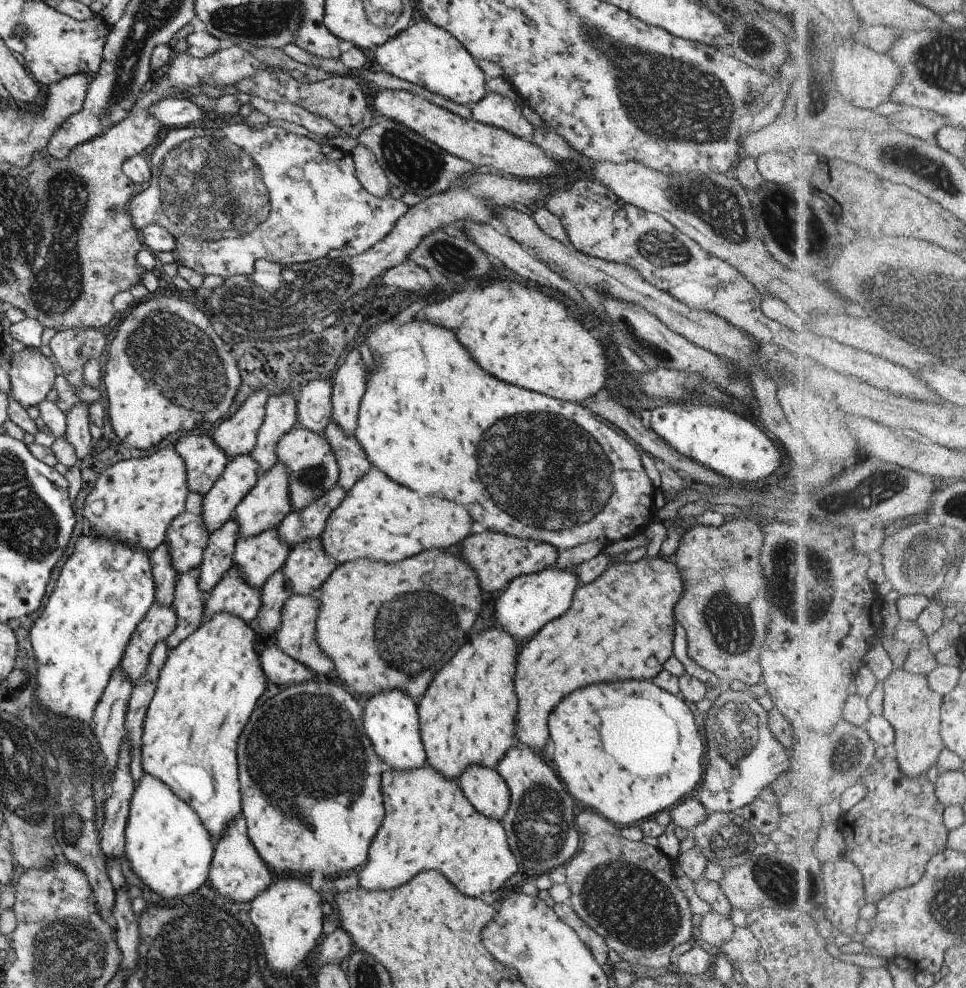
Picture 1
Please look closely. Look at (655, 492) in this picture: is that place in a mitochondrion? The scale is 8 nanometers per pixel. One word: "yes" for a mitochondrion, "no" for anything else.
no

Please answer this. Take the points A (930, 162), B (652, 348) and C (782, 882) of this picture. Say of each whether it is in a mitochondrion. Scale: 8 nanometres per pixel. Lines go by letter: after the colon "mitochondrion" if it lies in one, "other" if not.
A: mitochondrion
B: mitochondrion
C: mitochondrion

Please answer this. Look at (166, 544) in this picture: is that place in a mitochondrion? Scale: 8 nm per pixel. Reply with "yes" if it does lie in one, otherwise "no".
no

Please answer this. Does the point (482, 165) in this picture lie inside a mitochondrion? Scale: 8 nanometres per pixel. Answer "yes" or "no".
no

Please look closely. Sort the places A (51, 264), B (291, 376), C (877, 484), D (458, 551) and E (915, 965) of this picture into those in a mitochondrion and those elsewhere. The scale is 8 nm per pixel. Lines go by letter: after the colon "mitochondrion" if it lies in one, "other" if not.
A: mitochondrion
B: other
C: mitochondrion
D: other
E: other

